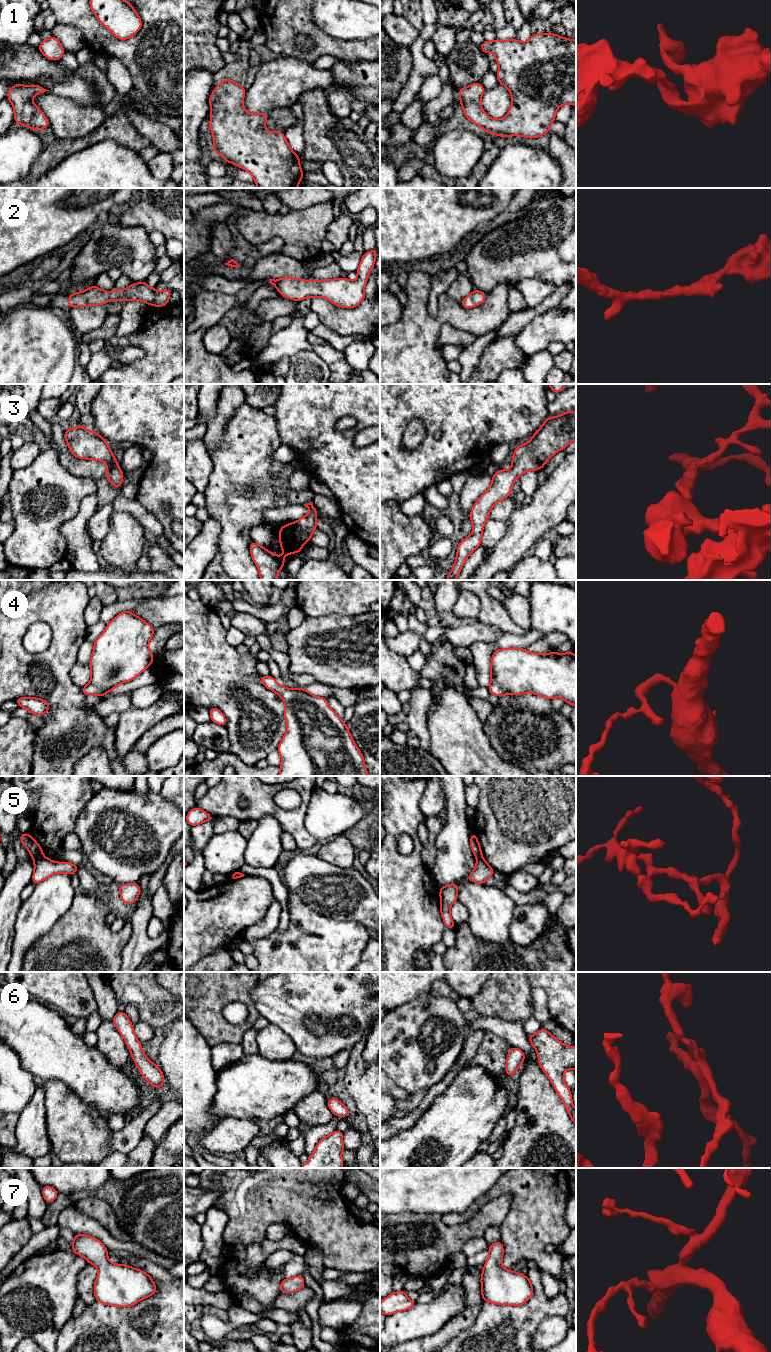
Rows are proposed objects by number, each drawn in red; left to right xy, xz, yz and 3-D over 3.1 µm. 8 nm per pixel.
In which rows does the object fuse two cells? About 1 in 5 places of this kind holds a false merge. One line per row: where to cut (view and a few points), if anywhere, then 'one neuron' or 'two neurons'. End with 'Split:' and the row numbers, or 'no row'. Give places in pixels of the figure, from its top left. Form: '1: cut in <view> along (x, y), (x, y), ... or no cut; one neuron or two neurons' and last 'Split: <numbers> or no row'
1: no cut; one neuron
2: no cut; one neuron
3: no cut; one neuron
4: no cut; one neuron
5: cut in xy along (42, 855), (34, 859); two neurons
6: no cut; one neuron
7: no cut; one neuron
Split: 5

